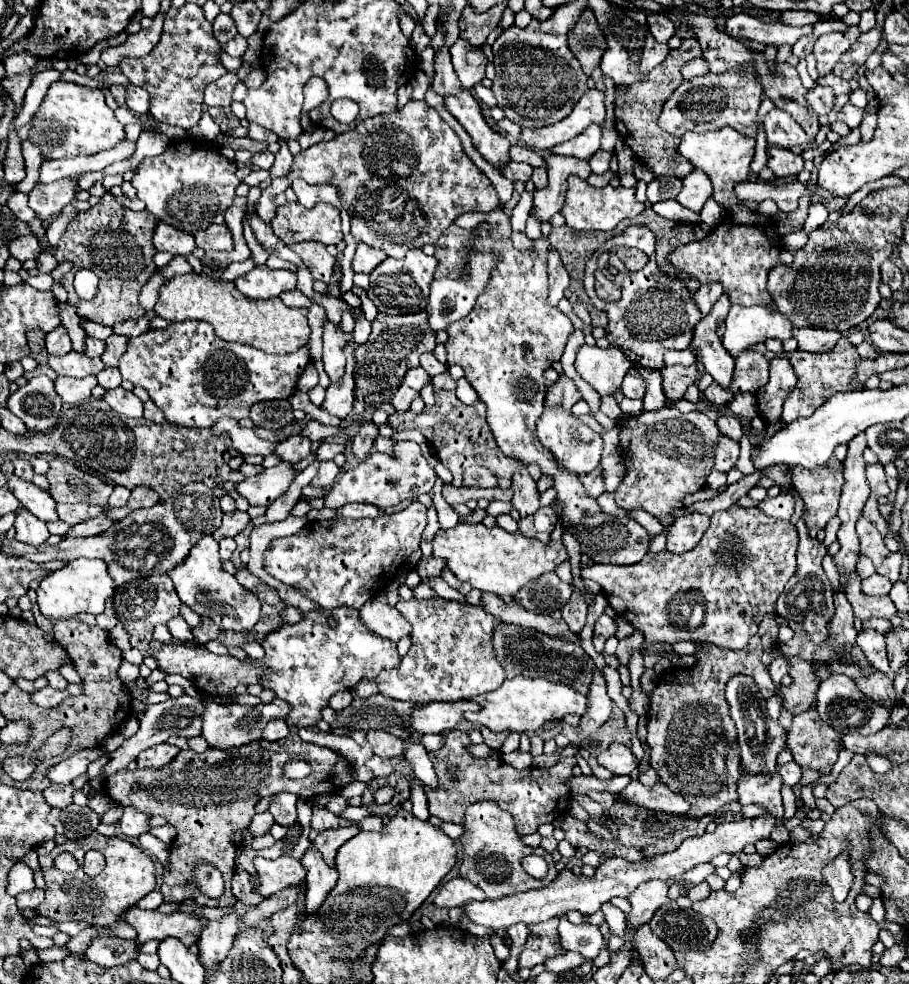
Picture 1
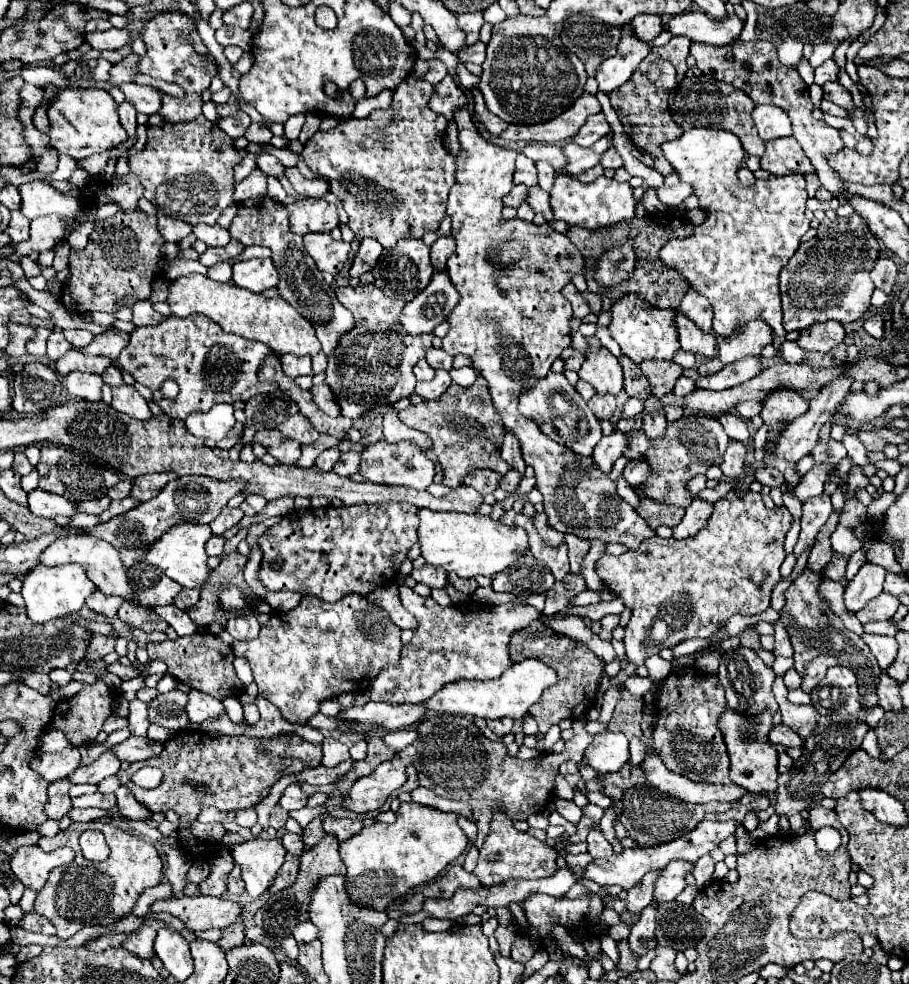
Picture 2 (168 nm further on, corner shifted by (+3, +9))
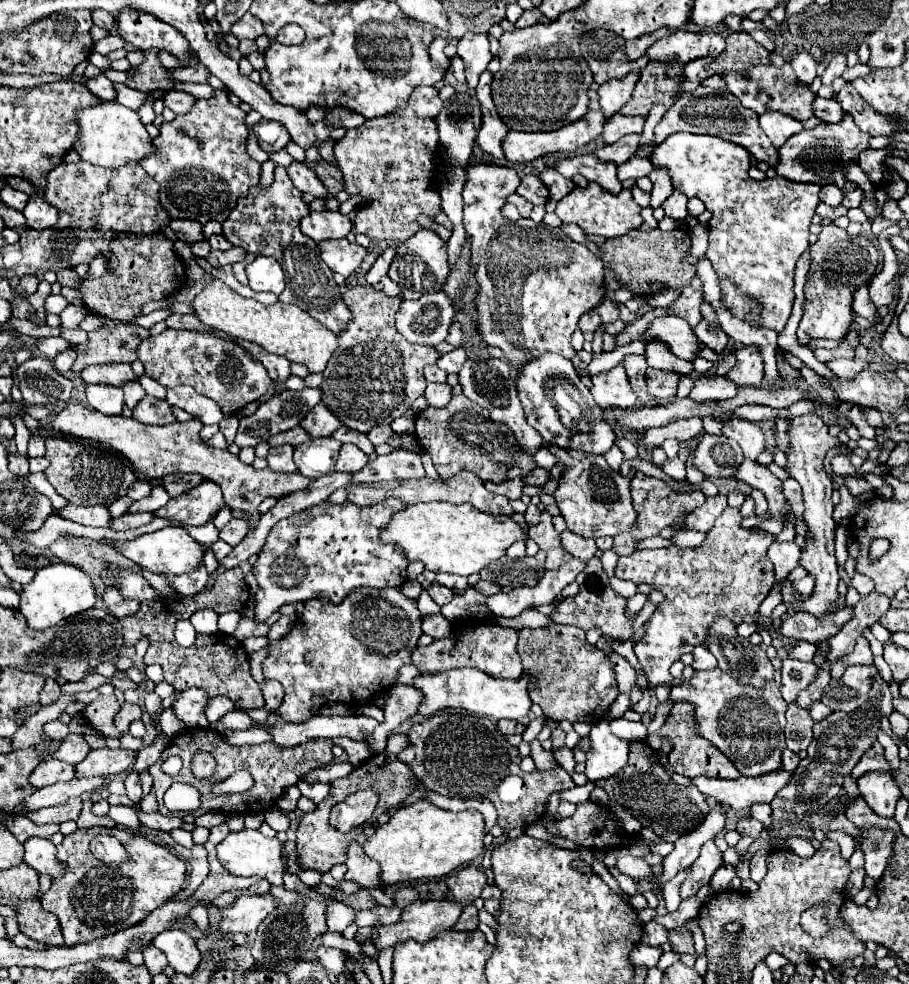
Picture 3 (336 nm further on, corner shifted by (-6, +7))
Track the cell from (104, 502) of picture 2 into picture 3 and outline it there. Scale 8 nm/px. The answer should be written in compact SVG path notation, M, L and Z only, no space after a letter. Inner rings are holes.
M120 497L120 499L116 499L116 501L108 507L108 511L110 511L112 517L120 517L120 515L126 513L126 509L130 507L130 503L132 503L130 497Z

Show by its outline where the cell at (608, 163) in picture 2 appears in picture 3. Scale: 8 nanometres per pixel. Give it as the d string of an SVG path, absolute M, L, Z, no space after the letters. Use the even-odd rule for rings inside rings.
M632 155L626 163L618 165L618 179L626 181L626 179L638 179L638 177L646 177L652 171L652 161L650 159L642 159L638 155Z

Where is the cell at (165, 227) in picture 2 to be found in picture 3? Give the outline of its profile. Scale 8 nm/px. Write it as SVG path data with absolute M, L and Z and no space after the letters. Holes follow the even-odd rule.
M172 219L170 227L172 227L172 231L176 233L176 237L180 241L196 243L196 241L204 239L202 237L202 225L196 223L196 221L190 221L190 219Z

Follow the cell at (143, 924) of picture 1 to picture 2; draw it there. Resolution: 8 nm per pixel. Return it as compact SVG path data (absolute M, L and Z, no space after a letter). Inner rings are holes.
M171 897L163 901L155 901L151 905L153 913L171 913L181 919L191 931L207 931L207 929L225 929L237 921L243 913L243 905L223 897Z

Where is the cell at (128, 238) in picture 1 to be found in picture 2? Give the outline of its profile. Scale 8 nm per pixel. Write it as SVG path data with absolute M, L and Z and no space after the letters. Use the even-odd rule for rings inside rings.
M143 211L117 213L107 221L95 223L87 247L81 253L71 253L69 257L71 279L63 287L63 305L79 315L87 315L93 311L115 311L115 301L125 295L149 299L151 283L165 267L159 253L163 243L165 239L157 231L157 217L149 217Z

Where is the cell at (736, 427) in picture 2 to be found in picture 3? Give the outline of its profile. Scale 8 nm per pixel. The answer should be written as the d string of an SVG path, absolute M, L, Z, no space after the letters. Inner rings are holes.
M732 417L730 421L724 423L722 433L734 441L738 441L738 445L744 451L744 457L748 459L756 459L762 451L764 451L764 433L760 429L760 425L750 423L746 419L740 417Z

